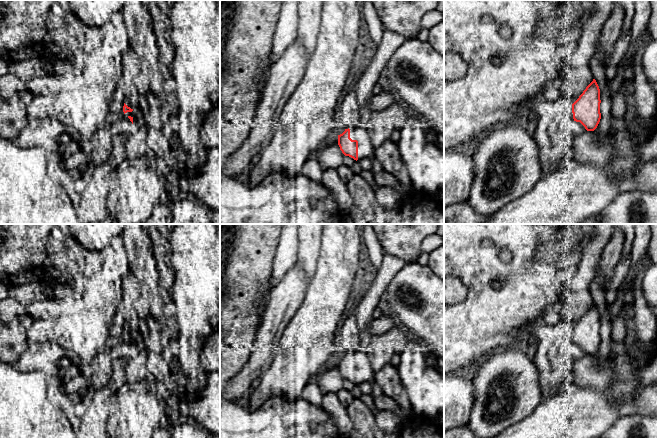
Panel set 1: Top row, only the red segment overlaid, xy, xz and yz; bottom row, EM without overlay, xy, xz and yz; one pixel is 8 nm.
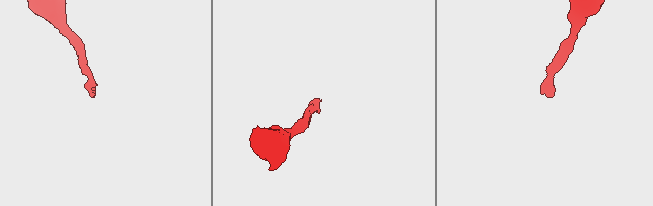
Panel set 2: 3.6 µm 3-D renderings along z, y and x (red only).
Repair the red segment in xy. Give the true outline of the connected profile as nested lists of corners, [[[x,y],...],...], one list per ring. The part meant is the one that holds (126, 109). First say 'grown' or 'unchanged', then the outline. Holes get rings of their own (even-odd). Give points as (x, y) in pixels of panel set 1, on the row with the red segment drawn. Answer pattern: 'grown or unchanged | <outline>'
grown | [[[124,103],[123,112],[124,114],[126,113],[128,115],[128,118],[133,125],[137,126],[143,124],[143,108],[140,107],[139,109],[133,110]]]

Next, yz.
unchanged | [[[595,79],[572,104],[573,119],[580,122],[587,131],[594,131],[601,119],[600,89]]]

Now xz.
grown | [[[365,126],[345,129],[338,135],[338,145],[345,156],[354,160],[369,158],[374,153],[369,130]]]

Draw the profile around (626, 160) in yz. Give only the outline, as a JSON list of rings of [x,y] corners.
[[[634,56],[624,67],[624,80],[620,91],[611,98],[611,134],[615,144],[615,154],[608,162],[618,180],[626,180],[635,174],[643,163],[639,154],[639,147],[632,141],[632,134],[627,130],[624,121],[626,110],[625,94],[629,81],[634,79]]]

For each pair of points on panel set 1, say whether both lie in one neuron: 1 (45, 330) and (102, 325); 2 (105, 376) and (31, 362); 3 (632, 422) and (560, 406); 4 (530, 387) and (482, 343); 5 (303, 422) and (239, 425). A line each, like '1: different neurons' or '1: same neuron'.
1: different neurons
2: different neurons
3: different neurons
4: different neurons
5: same neuron

